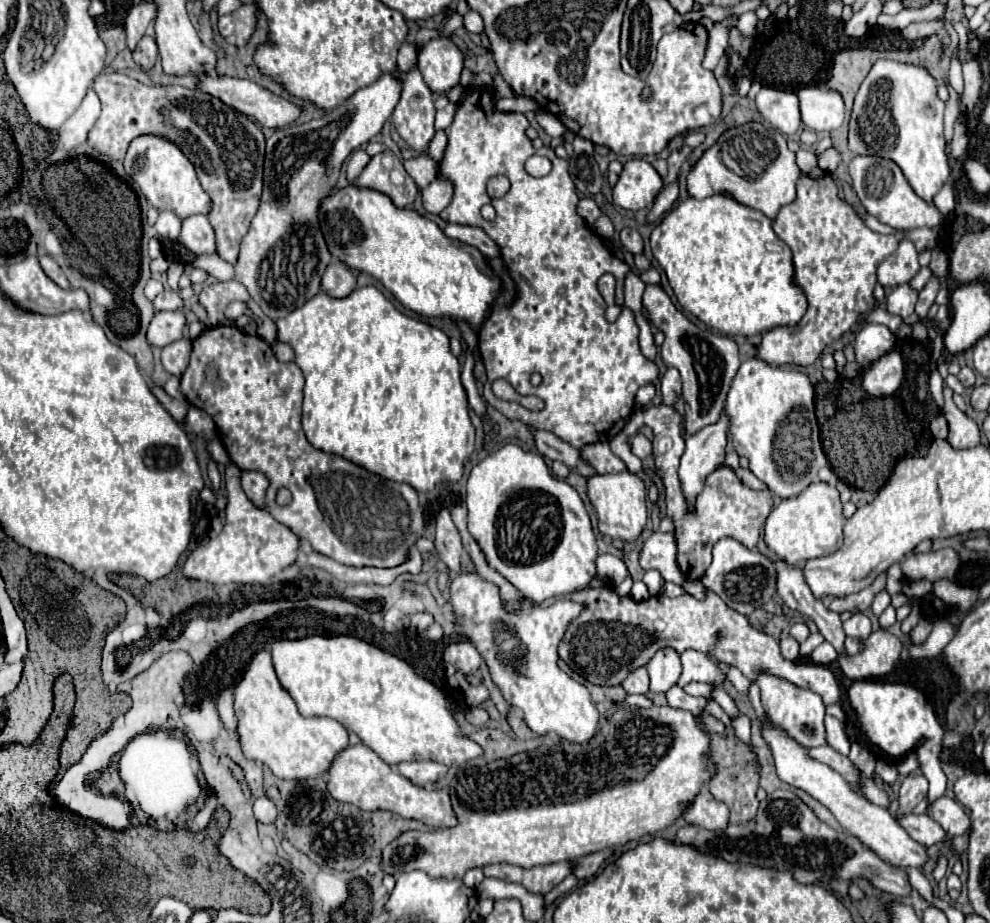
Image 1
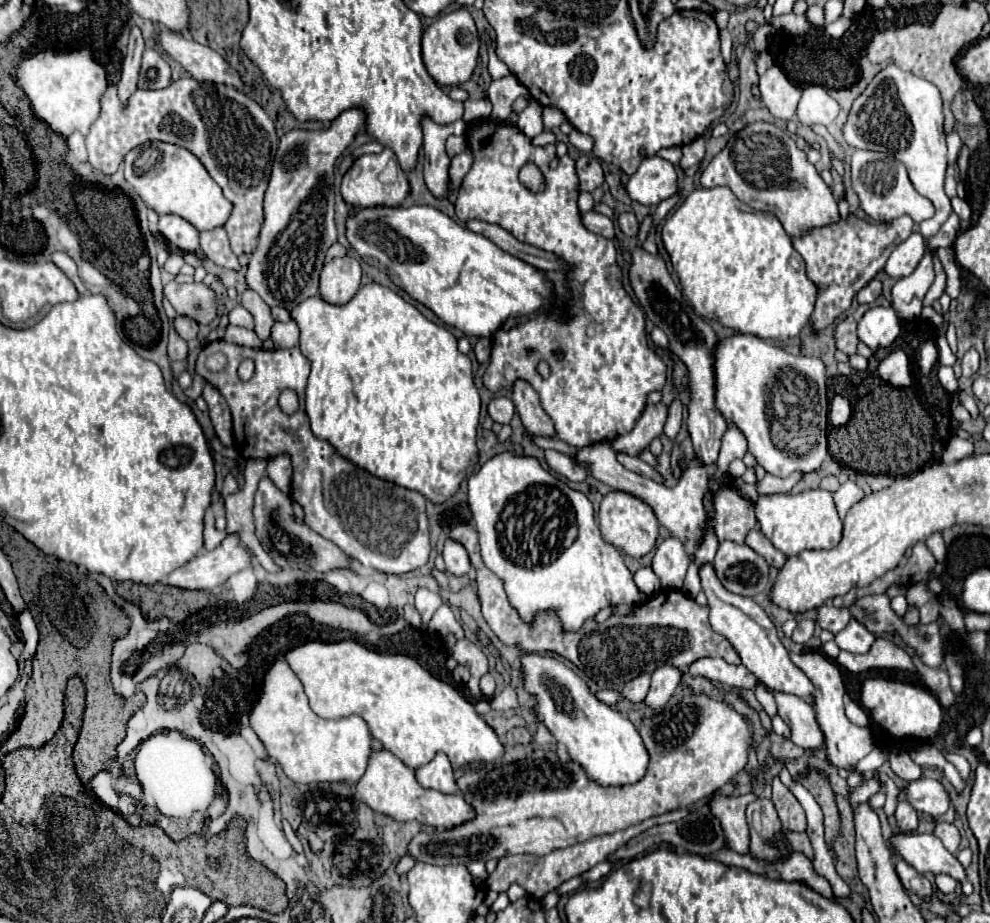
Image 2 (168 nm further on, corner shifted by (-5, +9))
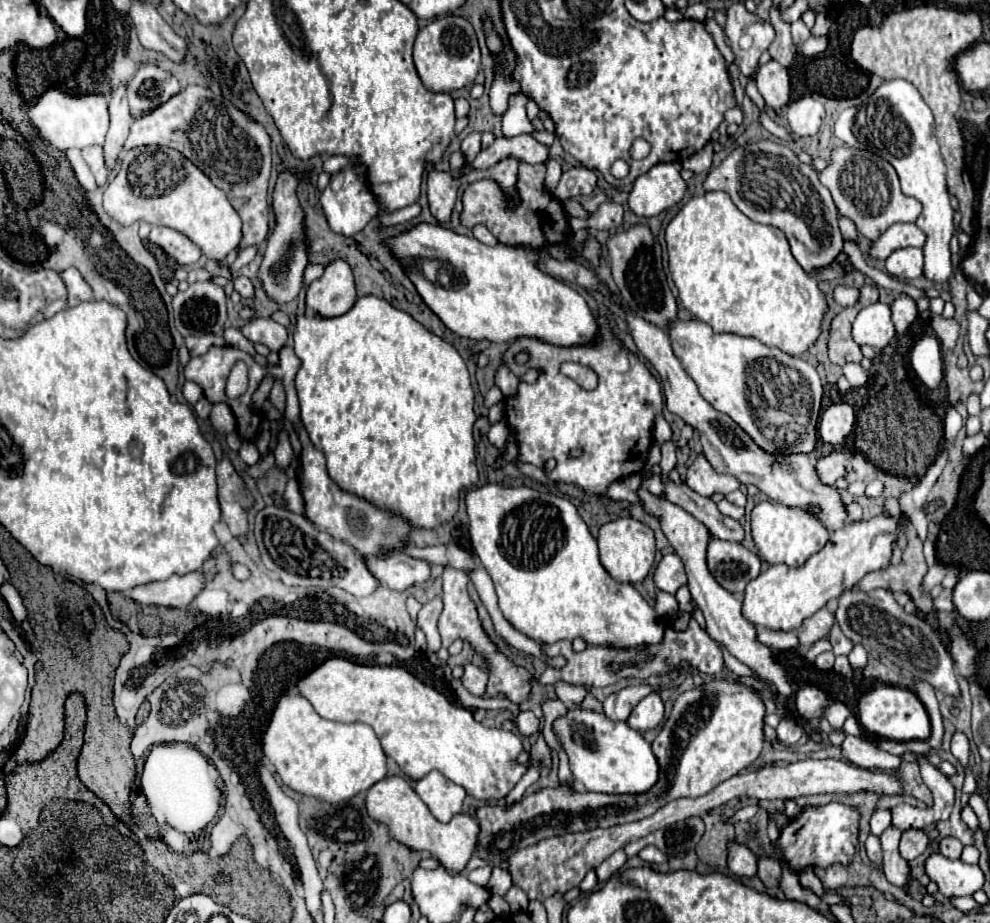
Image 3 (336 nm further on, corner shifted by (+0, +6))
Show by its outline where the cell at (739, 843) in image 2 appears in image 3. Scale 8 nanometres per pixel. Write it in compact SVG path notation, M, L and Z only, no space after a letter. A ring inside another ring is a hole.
M729 844L729 870L741 878L757 876L757 858L747 846Z

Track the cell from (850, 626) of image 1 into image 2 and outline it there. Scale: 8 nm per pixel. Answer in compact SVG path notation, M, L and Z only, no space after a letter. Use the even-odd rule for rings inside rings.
M850 619L848 627L840 633L836 633L836 637L834 637L834 641L840 649L852 651L852 653L866 653L872 647L874 639L876 639L876 635L872 631L868 631L866 625L862 625L856 619Z

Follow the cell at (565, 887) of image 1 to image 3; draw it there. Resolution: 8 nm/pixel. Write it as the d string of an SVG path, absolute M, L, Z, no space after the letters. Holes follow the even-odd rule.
M623 850L613 852L607 860L603 860L603 864L597 868L597 878L599 878L599 882L607 882L607 880L625 864L625 860L627 860L627 856L625 856Z

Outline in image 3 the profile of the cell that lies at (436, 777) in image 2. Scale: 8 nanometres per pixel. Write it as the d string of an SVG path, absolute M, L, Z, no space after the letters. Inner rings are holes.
M433 770L427 776L423 776L421 780L417 780L415 792L427 804L431 814L443 824L447 824L455 814L461 812L463 800L467 796L461 786L447 780L437 770Z

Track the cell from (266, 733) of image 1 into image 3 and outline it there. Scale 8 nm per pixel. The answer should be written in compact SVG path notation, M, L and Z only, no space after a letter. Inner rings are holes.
M287 692L279 698L263 734L263 754L287 788L329 804L367 792L387 776L387 756L371 726L325 720L299 692Z

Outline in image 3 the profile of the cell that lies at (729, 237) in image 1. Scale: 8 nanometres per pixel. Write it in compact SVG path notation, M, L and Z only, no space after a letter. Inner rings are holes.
M707 192L691 198L669 222L667 232L669 270L679 290L679 300L697 318L707 322L715 332L731 332L737 336L757 338L767 346L781 348L799 356L807 352L821 334L821 322L827 312L825 294L817 286L817 278L807 276L789 250L789 242L775 226L749 220L725 192Z

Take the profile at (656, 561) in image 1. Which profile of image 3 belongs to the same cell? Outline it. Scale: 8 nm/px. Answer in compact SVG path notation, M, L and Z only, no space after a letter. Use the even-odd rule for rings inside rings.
M665 554L655 570L655 586L667 594L675 594L687 584L683 562L677 554Z

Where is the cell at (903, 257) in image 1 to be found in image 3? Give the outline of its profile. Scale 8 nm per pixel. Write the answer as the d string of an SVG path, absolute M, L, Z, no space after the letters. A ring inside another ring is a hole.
M901 248L895 250L887 260L885 268L899 280L913 280L923 276L923 250L921 248Z

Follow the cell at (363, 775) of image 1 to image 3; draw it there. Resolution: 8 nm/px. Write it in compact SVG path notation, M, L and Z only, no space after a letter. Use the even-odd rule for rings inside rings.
M393 776L377 782L367 792L367 810L373 820L387 826L393 840L399 840L399 844L411 848L413 852L429 852L451 876L459 874L475 852L479 836L477 820L469 814L457 814L449 824L441 824L433 818L429 808L423 804L423 800L415 794L411 784L403 776Z

